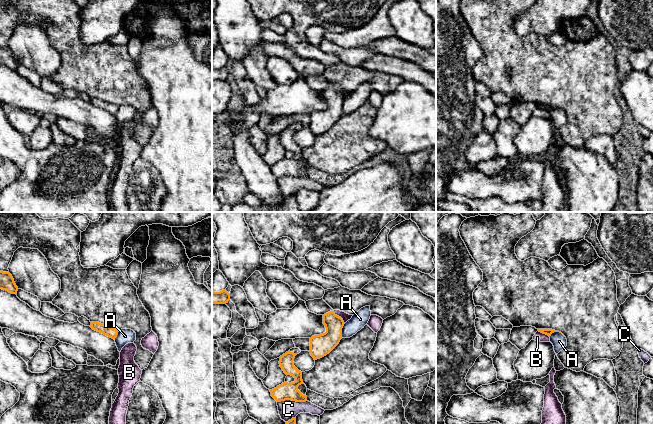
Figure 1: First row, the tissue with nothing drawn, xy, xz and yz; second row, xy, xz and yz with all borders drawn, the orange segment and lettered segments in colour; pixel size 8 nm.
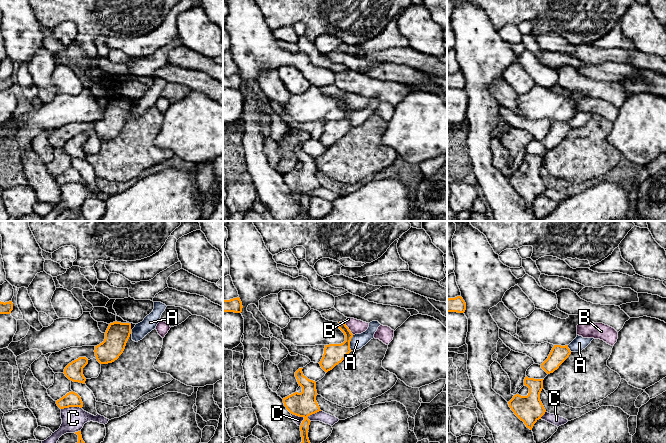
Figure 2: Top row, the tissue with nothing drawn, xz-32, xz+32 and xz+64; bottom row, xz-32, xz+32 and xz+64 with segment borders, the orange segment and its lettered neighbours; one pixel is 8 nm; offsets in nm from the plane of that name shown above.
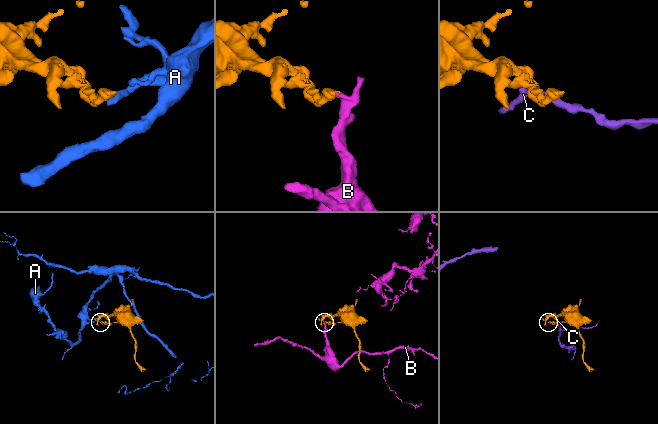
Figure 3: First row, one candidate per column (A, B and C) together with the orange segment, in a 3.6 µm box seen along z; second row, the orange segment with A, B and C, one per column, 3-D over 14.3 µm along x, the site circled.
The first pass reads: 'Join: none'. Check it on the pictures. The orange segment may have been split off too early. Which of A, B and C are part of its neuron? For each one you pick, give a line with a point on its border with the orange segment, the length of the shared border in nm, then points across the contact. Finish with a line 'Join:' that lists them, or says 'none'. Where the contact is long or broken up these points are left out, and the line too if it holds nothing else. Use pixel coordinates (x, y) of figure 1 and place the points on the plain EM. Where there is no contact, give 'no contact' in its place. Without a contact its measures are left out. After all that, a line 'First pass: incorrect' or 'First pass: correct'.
Join: none
First pass: correct

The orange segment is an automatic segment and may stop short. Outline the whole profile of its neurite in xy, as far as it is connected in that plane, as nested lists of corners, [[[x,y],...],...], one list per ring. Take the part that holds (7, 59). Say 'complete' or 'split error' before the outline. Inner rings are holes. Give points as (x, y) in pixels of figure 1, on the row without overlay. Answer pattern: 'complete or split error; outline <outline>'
complete; outline [[[0,47],[0,65],[6,66],[11,70],[17,70],[18,63],[9,48]]]

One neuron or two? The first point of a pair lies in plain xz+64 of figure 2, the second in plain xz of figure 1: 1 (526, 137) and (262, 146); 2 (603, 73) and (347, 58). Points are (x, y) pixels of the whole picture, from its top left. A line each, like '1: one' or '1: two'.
1: two
2: two

